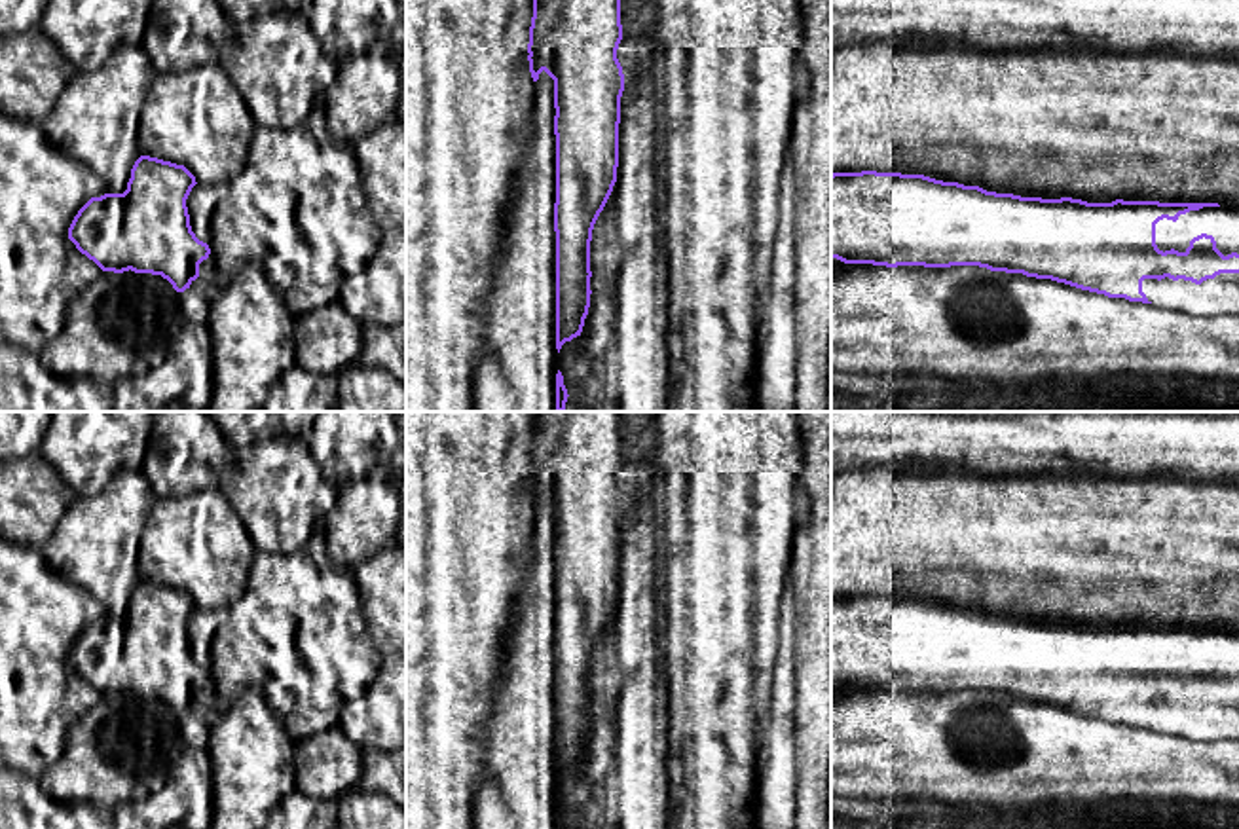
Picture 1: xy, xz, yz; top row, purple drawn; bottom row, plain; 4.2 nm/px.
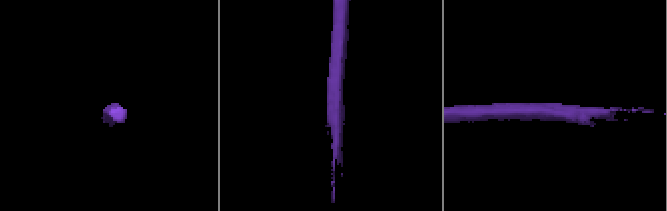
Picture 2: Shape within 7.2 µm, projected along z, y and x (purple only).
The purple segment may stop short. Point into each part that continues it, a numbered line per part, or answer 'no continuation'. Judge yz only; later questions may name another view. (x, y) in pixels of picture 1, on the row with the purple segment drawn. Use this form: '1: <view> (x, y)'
1: yz (1222, 222)

